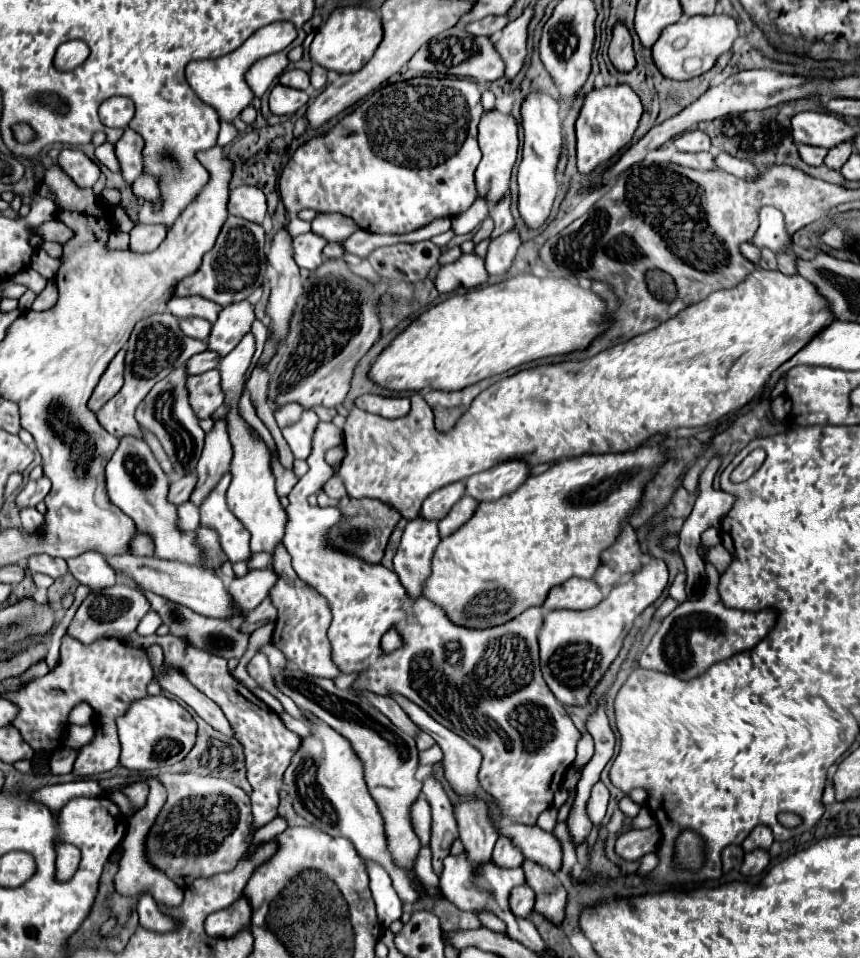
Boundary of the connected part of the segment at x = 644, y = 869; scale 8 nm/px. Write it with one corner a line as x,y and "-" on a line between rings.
649,853
649,855
645,855
645,857
641,859
639,869
637,869
635,873
637,873
637,875
647,875
651,869
655,869
655,865
657,865
657,855
655,855
655,853

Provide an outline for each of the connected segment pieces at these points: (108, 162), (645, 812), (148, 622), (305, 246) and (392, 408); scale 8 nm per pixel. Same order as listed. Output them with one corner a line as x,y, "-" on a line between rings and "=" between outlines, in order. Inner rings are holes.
103,143
95,149
95,157
101,165
105,165
111,171
119,171
119,163
115,159
115,147
111,143
=
641,807
639,815
631,819
631,827
633,827
633,829
647,829
647,827
651,827
653,823
655,823
655,819
653,819
653,815
651,815
651,811
649,811
647,807
=
149,611
149,613
143,617
143,621
140,621
136,631
157,631
159,625
161,625
161,617
159,617
155,611
=
309,231
303,235
297,235
293,239
293,247
295,247
295,261
301,269
309,269
315,271
315,267
319,267
319,263
323,261
323,247
327,245
327,239
323,239
321,235
=
367,394
356,399
357,407
364,409
385,419
403,417
409,413
409,399
407,397
381,397
381,395

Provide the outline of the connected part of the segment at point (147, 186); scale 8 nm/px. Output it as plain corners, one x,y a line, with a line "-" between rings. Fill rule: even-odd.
139,177
135,183
133,183
133,195
137,199
143,199
143,201
149,201
157,207
157,203
161,203
161,193
159,193
159,187
157,183
151,179
151,177

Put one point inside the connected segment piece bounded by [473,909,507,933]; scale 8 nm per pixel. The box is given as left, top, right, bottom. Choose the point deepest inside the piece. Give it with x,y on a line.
489,920

